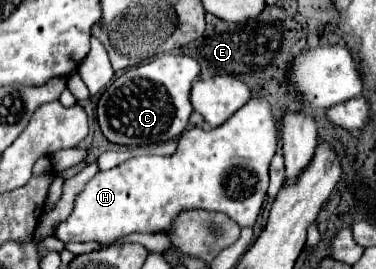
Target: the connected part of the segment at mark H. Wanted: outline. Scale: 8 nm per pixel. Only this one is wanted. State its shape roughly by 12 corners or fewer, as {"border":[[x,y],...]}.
{"border":[[254,95],[176,153],[96,173],[66,243],[168,233],[190,209],[254,227],[278,133]]}

